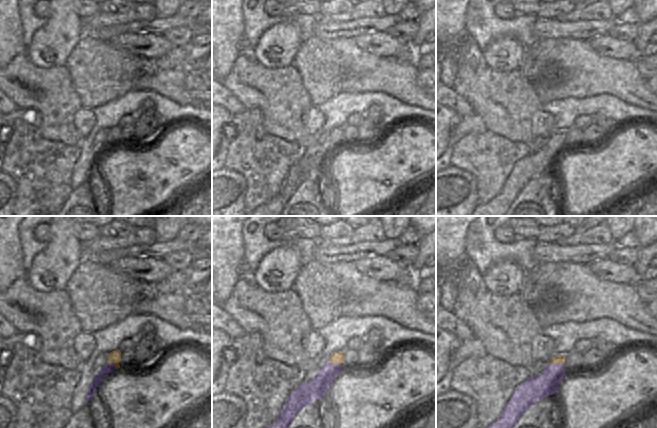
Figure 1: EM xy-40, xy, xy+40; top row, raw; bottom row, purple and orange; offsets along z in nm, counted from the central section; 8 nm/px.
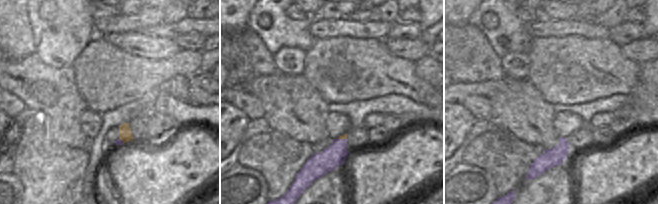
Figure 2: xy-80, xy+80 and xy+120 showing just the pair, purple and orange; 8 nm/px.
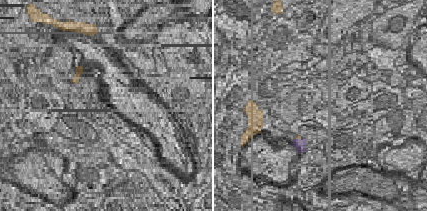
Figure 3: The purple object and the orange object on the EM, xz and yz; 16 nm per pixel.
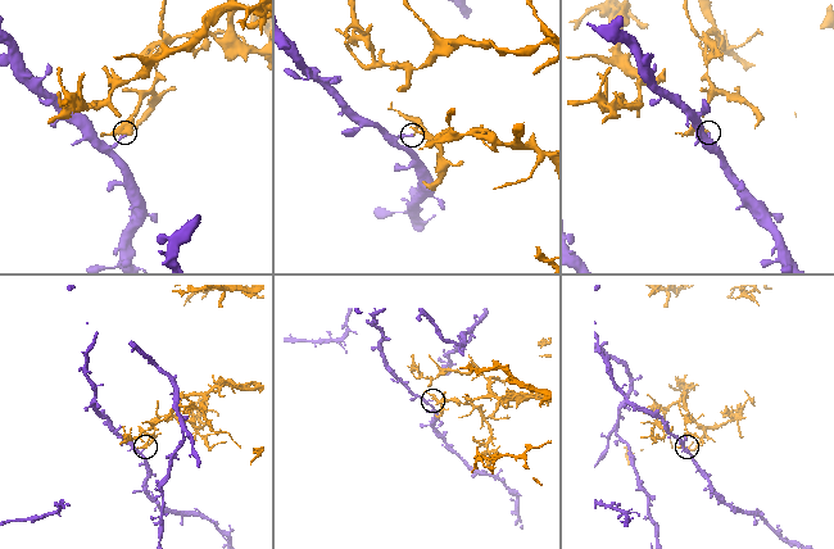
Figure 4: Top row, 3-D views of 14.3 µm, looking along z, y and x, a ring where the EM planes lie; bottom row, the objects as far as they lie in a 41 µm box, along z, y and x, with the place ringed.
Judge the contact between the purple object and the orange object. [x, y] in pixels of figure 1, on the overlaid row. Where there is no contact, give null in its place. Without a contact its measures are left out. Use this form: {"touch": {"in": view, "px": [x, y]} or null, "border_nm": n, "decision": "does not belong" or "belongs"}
{"touch": {"in": "xy", "px": [333, 363]}, "border_nm": 120, "decision": "does not belong"}

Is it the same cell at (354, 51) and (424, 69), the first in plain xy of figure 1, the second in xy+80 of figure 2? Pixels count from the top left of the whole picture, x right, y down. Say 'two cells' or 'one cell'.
two cells

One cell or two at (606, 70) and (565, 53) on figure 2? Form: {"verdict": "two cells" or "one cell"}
{"verdict": "one cell"}

